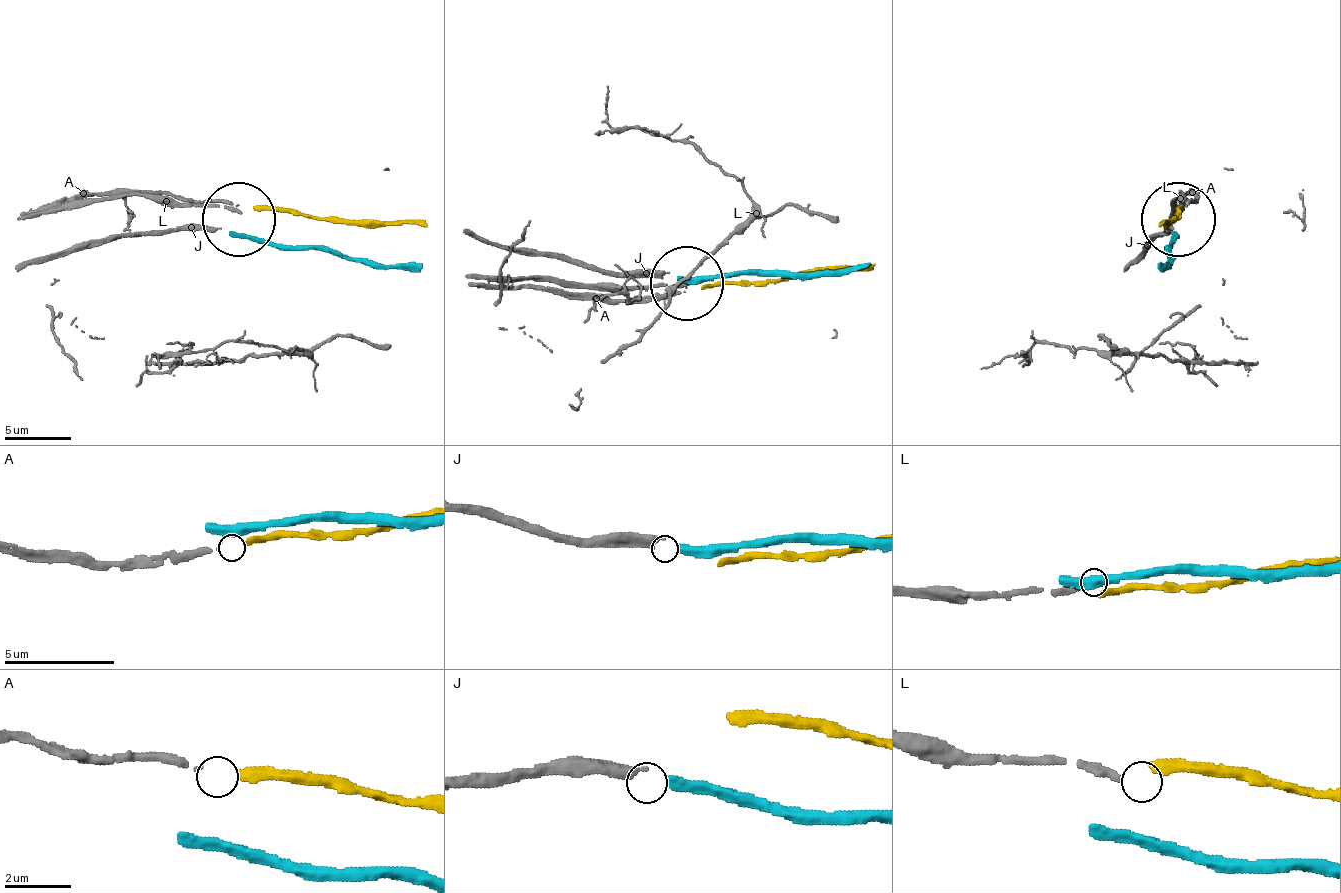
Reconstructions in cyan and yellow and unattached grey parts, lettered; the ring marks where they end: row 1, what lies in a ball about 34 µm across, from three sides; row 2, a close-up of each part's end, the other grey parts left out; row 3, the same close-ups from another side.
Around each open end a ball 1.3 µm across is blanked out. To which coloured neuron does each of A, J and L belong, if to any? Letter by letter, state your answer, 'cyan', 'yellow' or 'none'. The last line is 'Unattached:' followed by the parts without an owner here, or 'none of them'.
A: yellow
J: cyan
L: none
Unattached: L

